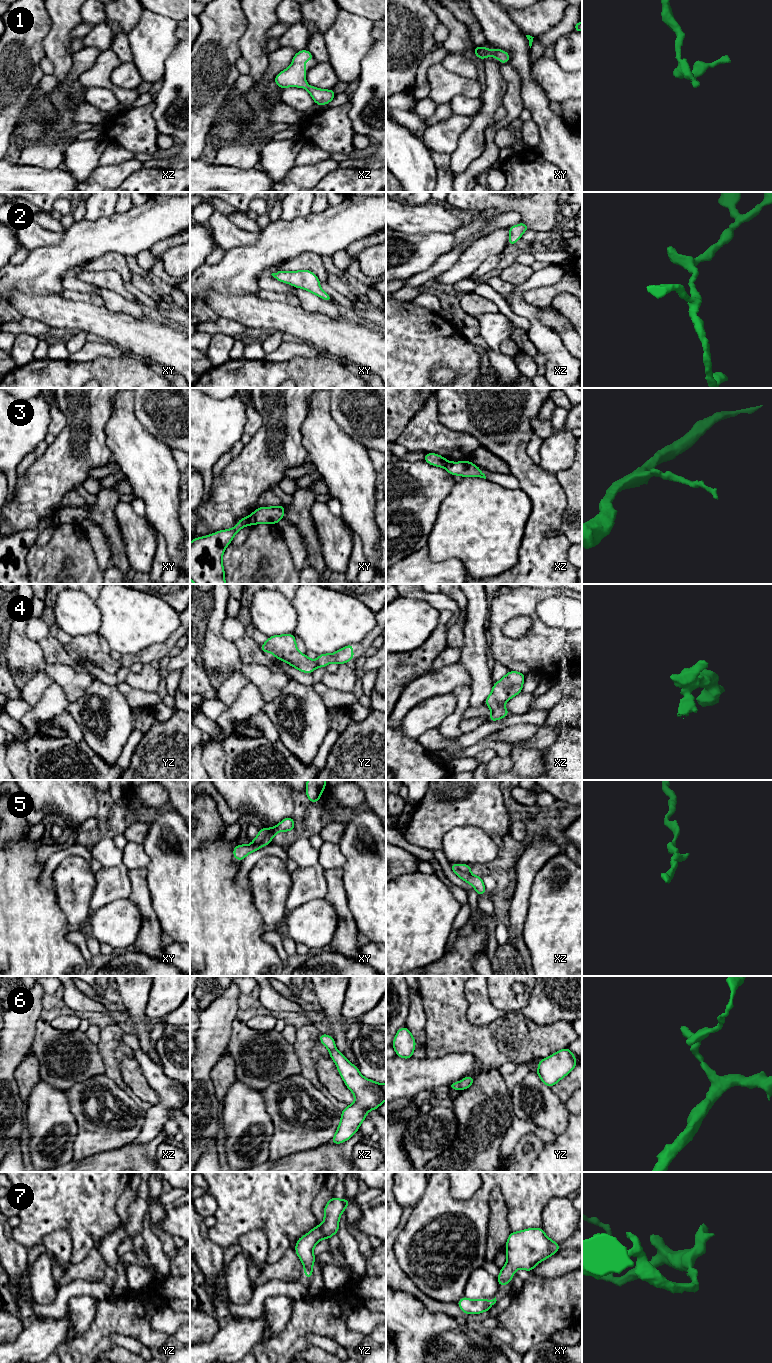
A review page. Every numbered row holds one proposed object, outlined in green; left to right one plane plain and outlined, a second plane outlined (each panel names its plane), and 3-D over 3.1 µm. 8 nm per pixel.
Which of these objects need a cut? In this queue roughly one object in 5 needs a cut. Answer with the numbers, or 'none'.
3

